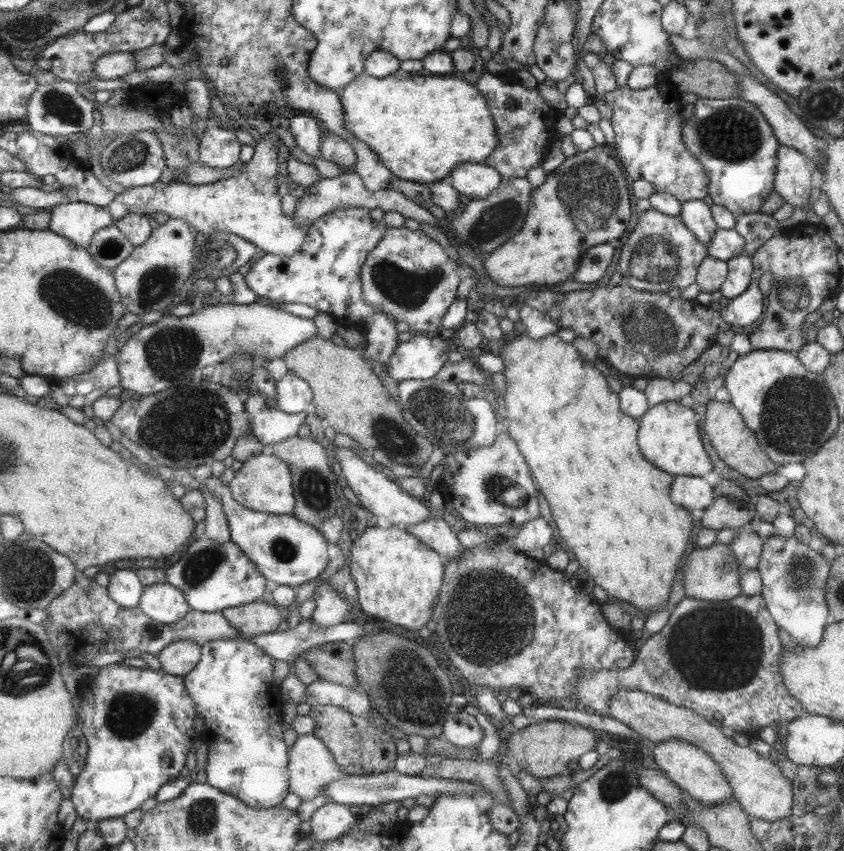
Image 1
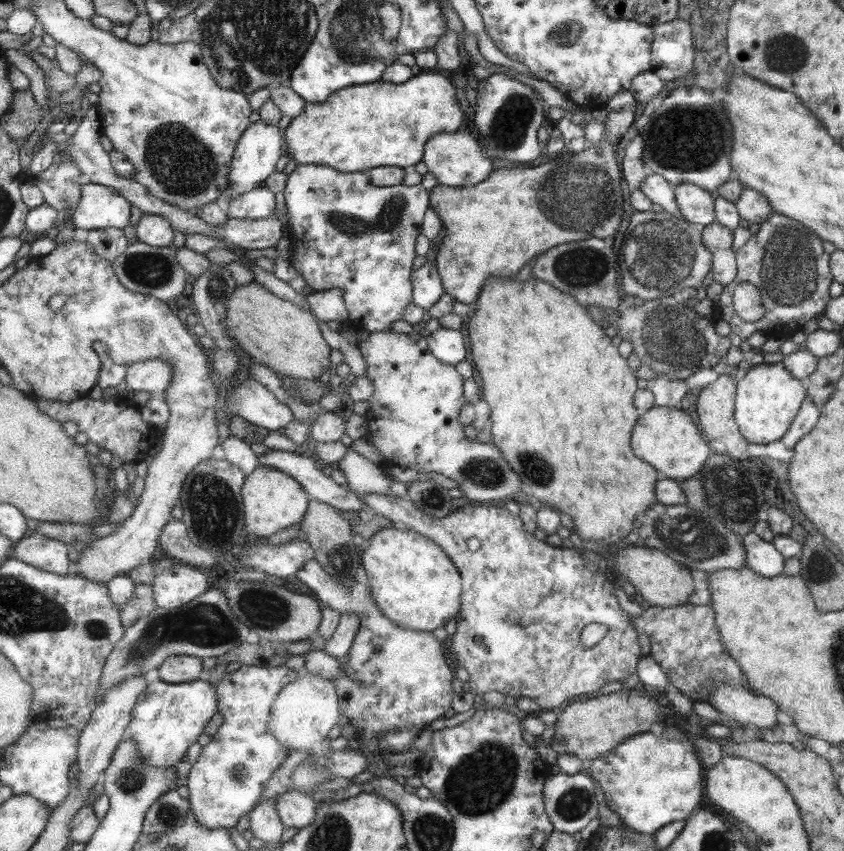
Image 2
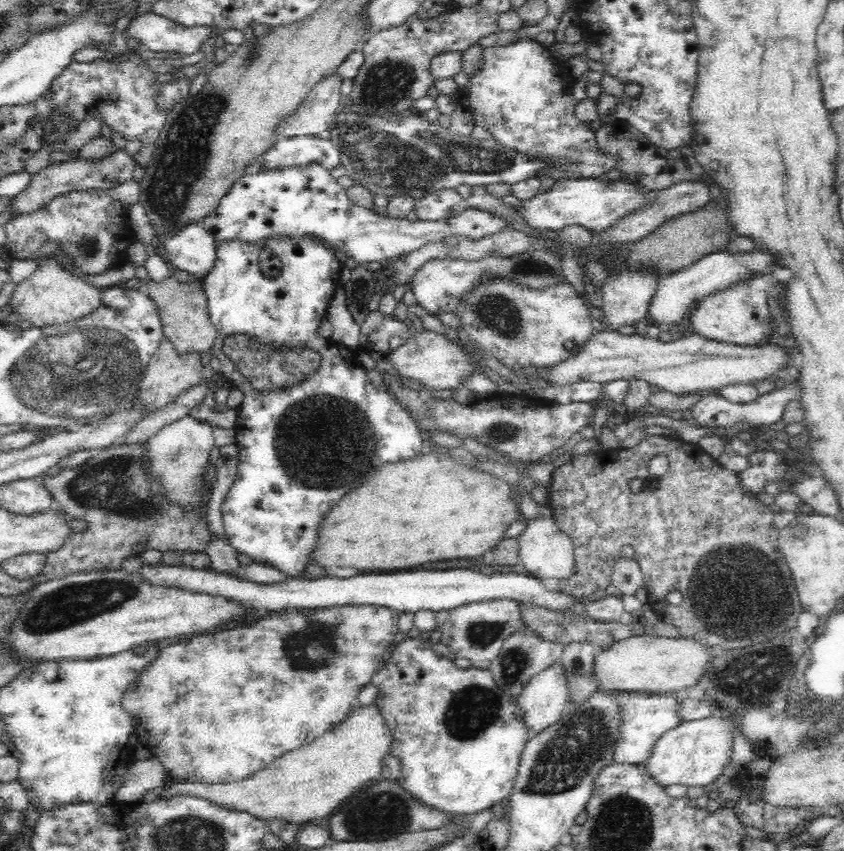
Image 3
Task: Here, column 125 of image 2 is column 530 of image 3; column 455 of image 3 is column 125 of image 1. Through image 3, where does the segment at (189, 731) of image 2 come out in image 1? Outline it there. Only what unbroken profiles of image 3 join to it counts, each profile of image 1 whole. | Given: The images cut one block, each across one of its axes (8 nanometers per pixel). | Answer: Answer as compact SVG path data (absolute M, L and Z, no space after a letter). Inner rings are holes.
M111 663L104 667L100 667L95 677L85 677L80 686L81 705L79 705L79 726L83 730L88 740L89 754L87 758L86 769L78 776L76 783L73 785L71 801L76 810L77 816L81 819L93 822L99 822L108 819L123 818L123 816L140 807L140 804L148 798L155 797L160 791L161 786L175 780L179 777L179 770L185 764L185 756L191 748L191 738L193 738L193 718L195 718L195 710L193 702L189 696L188 690L183 688L183 680L166 673L163 670L153 670L148 666L145 667L129 667L123 663Z

